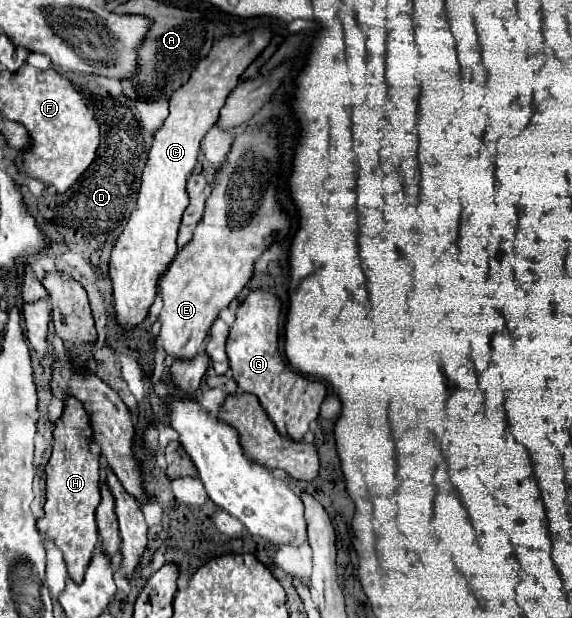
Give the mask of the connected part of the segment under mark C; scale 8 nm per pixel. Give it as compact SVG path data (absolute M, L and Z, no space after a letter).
M256 29L240 37L220 39L212 47L212 51L204 59L200 59L188 83L172 93L170 115L166 117L162 129L154 135L152 147L148 151L136 209L130 215L130 221L118 237L110 255L110 281L112 295L116 297L114 317L120 331L132 331L146 319L148 309L156 299L158 277L170 265L178 251L176 233L180 227L180 217L188 207L186 179L198 161L200 141L218 121L218 111L222 109L228 93L238 85L244 69L264 51L268 43L268 29Z

